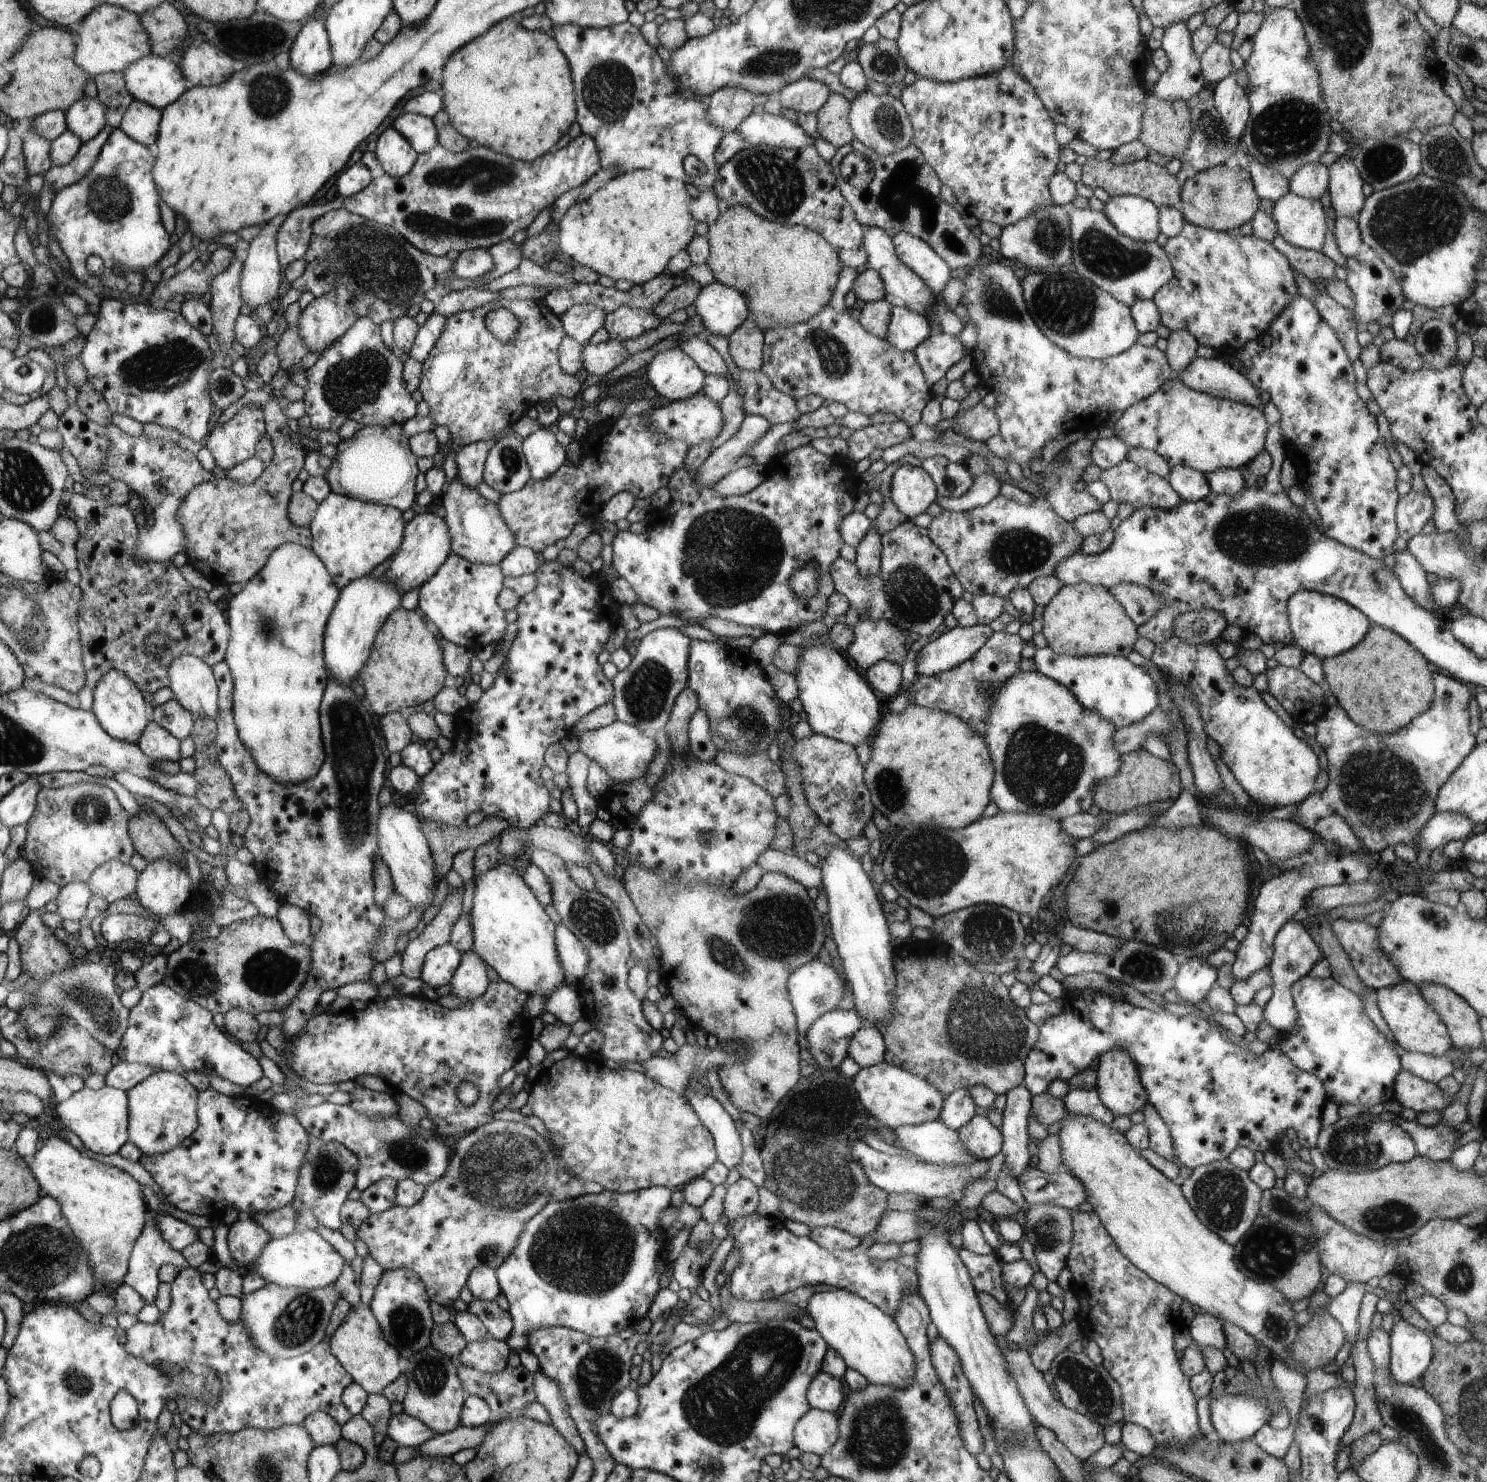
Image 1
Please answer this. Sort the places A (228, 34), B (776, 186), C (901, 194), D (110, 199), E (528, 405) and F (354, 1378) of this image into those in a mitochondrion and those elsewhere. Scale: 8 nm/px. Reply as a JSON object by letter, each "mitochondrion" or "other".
{"A":"other","B":"mitochondrion","C":"mitochondrion","D":"mitochondrion","E":"other","F":"other"}

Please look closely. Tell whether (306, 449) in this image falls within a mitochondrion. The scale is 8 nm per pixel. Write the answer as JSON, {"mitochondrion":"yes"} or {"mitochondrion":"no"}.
{"mitochondrion":"no"}

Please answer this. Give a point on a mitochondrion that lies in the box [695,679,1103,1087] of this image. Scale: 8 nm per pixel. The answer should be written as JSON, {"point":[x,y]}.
{"point":[778,927]}

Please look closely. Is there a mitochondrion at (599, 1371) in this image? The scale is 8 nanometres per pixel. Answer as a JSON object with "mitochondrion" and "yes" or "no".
{"mitochondrion":"yes"}

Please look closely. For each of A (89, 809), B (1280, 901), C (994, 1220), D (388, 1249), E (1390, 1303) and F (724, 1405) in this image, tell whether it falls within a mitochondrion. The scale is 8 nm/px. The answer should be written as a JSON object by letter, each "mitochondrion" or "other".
{"A":"mitochondrion","B":"other","C":"other","D":"other","E":"other","F":"mitochondrion"}

